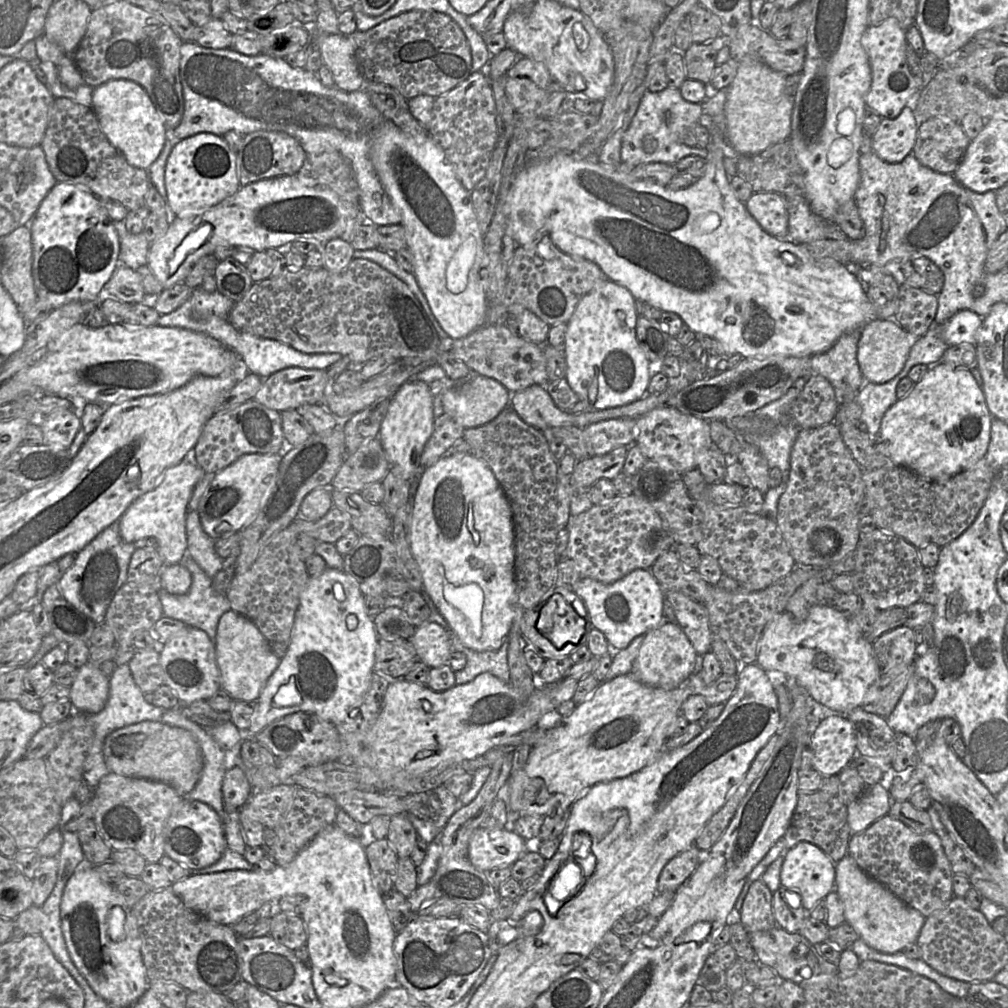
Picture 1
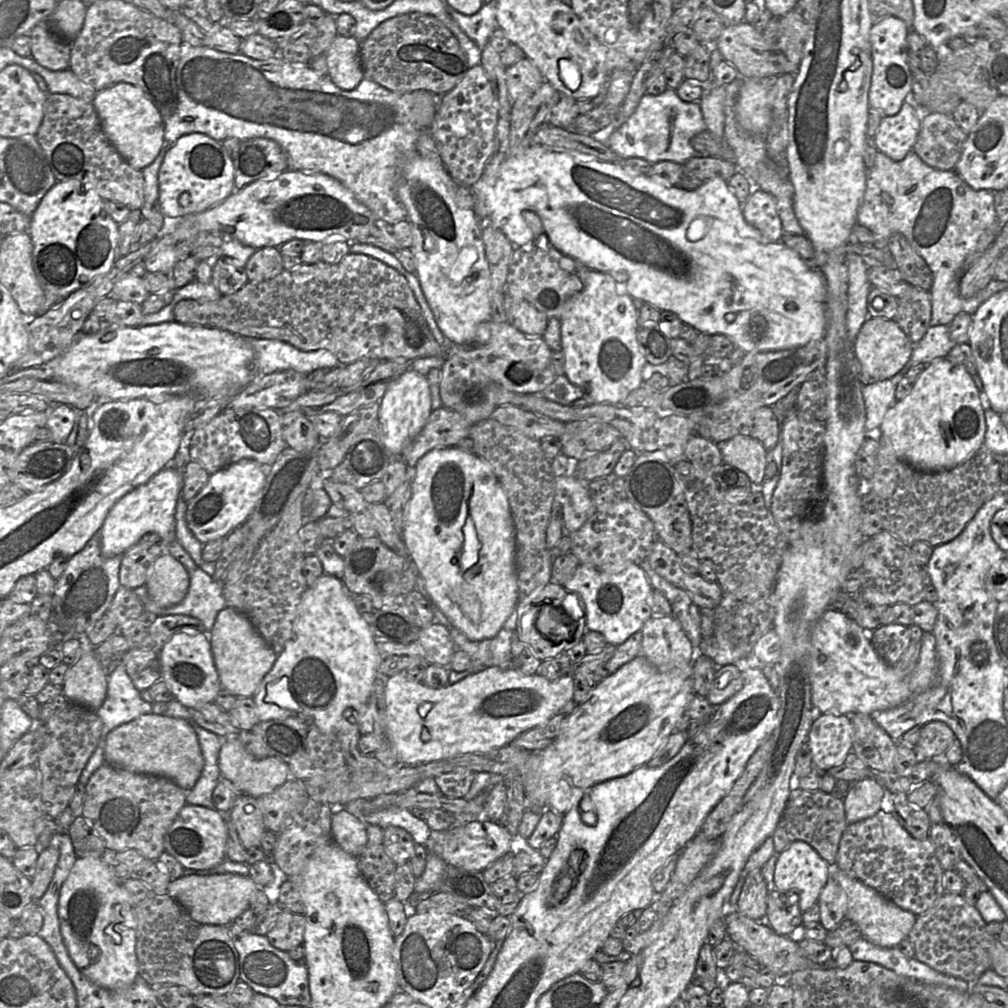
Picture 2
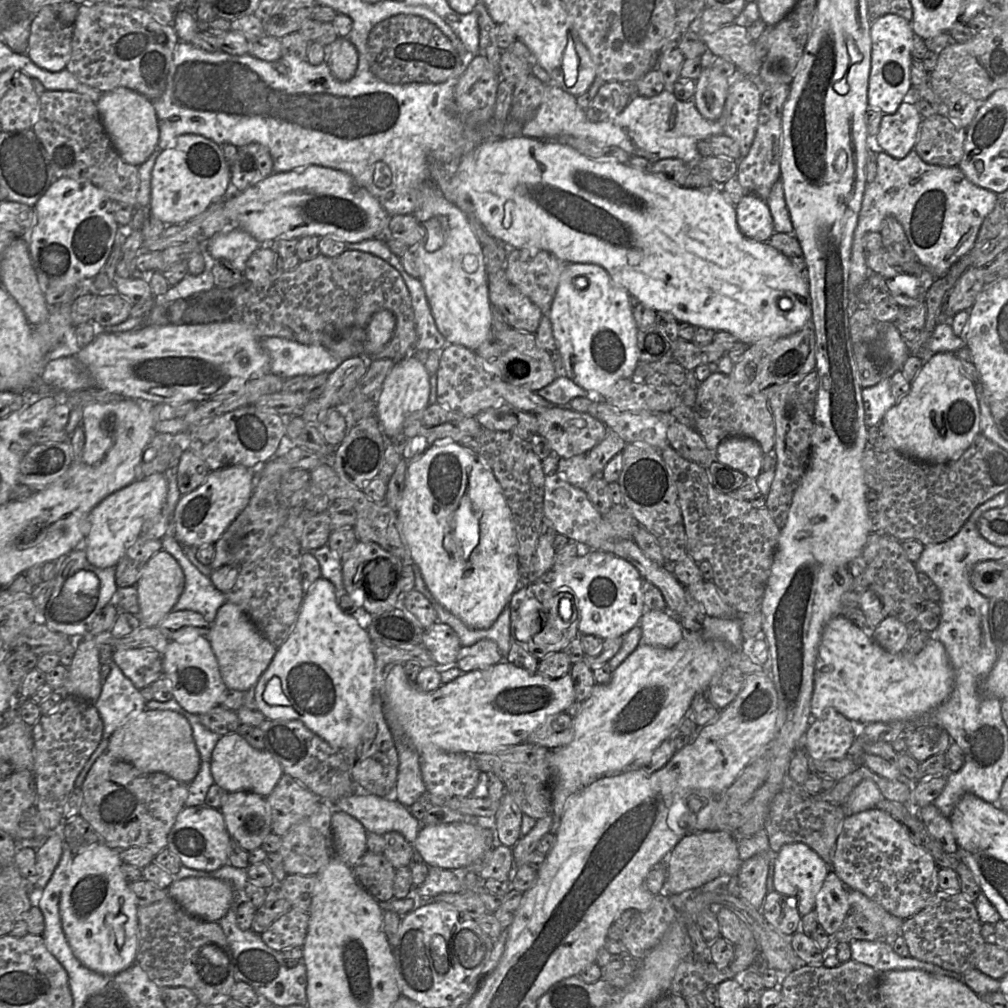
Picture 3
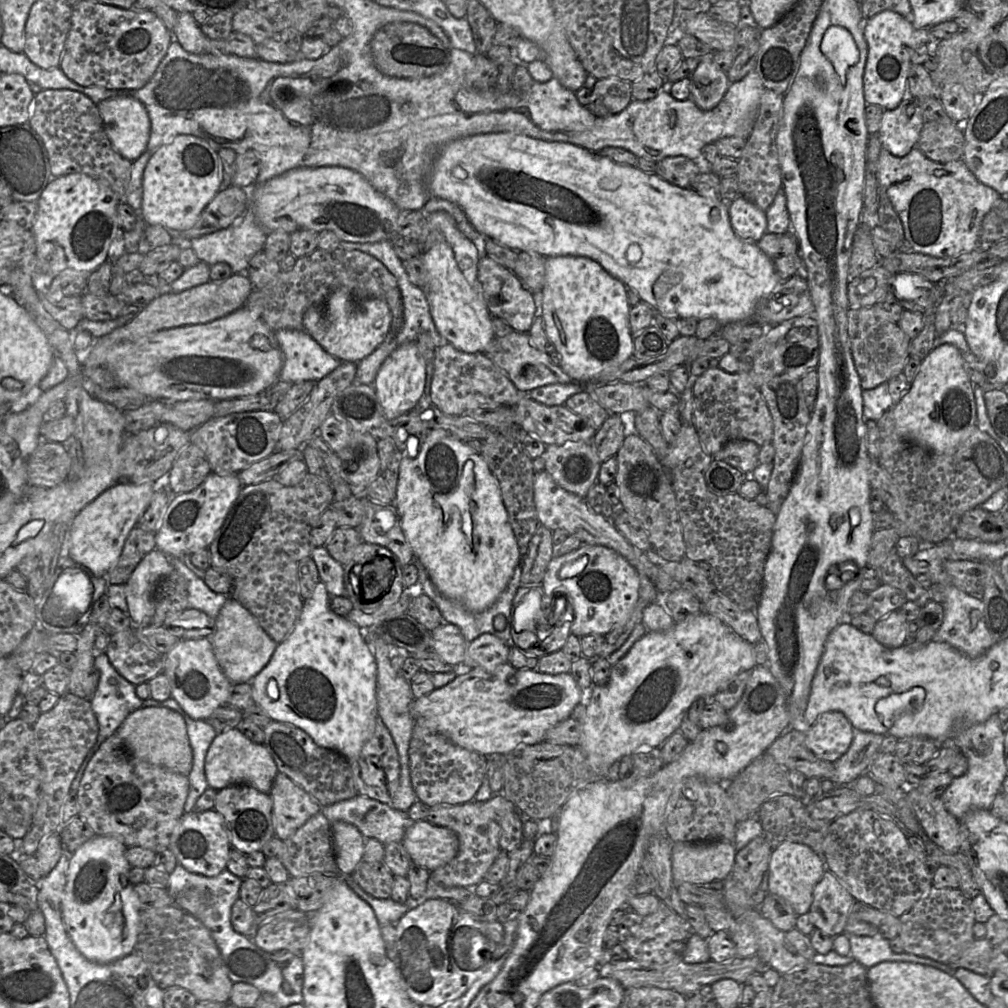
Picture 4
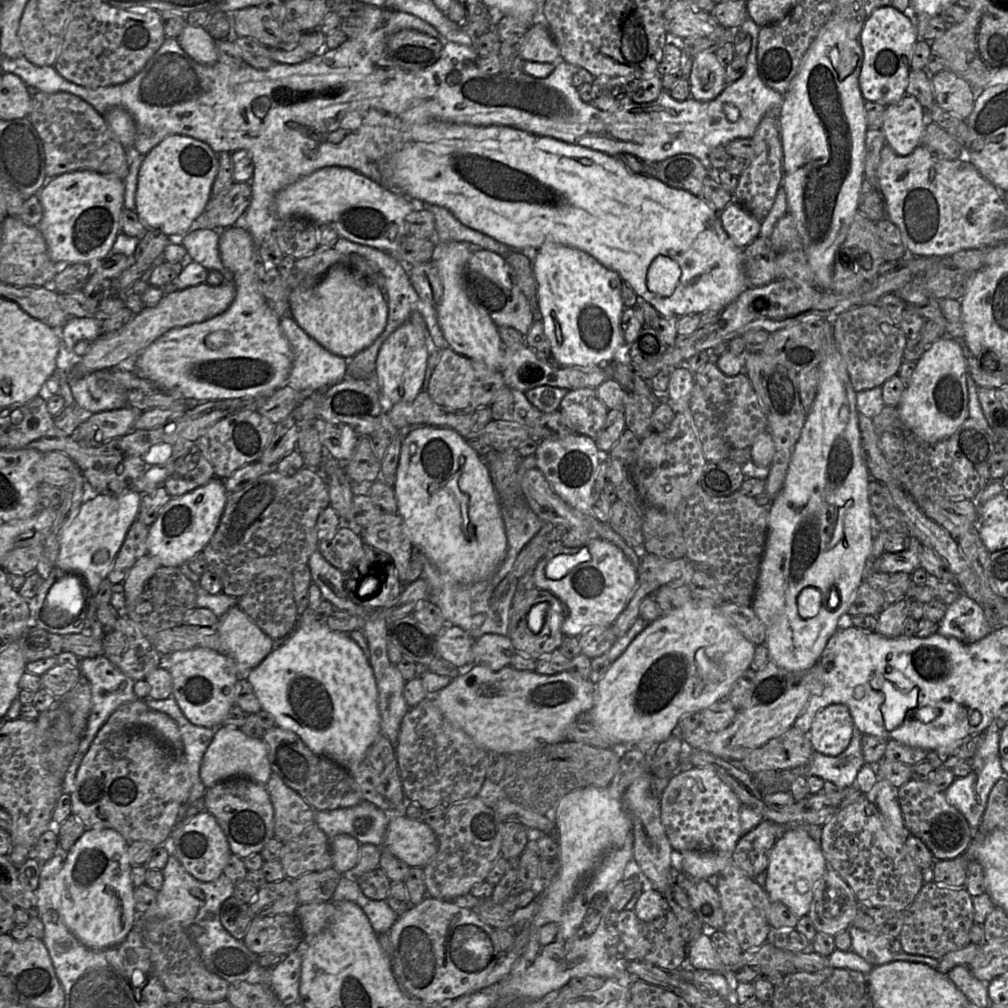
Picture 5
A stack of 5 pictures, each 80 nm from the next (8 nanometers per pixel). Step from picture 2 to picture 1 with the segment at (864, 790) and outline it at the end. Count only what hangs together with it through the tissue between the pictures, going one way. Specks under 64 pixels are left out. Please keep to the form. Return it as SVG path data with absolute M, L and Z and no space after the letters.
M874 784L847 806L847 823L851 835L867 829L872 823L889 812L892 801L887 790Z

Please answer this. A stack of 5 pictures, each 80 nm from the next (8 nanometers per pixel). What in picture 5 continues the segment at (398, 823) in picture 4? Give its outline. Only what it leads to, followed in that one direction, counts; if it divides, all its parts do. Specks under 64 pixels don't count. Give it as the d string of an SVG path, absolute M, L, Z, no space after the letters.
M362 800L352 807L318 811L315 823L330 840L338 834L346 833L360 844L382 847L391 817L390 813Z

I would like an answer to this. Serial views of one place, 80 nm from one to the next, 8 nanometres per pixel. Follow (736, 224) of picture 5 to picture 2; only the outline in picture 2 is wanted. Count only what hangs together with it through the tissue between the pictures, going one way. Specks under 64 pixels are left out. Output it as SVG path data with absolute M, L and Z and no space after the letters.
M753 189L742 204L743 216L748 224L758 229L771 242L781 241L784 231L773 195Z

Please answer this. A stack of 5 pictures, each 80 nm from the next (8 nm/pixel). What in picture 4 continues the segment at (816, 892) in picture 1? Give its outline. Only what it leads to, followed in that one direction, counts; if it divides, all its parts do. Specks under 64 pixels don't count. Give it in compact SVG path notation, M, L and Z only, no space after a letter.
M784 841L773 849L769 869L768 894L785 899L797 916L807 914L813 901L816 884L822 878L826 866L821 856L805 844Z

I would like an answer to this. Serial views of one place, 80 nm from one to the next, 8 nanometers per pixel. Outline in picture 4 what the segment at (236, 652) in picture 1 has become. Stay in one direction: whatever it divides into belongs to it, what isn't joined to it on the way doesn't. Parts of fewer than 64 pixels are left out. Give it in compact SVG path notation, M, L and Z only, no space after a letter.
M230 597L215 619L211 643L223 674L232 684L250 683L266 666L277 647L277 643L261 628L254 616Z

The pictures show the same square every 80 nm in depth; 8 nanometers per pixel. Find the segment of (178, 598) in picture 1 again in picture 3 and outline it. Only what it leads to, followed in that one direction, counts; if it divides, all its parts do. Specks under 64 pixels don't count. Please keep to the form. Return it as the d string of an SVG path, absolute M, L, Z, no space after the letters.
M165 535L161 539L162 550L172 555L185 575L185 588L172 611L191 610L200 613L212 624L218 609L227 601L224 593L203 575L185 555L183 546L173 537Z

